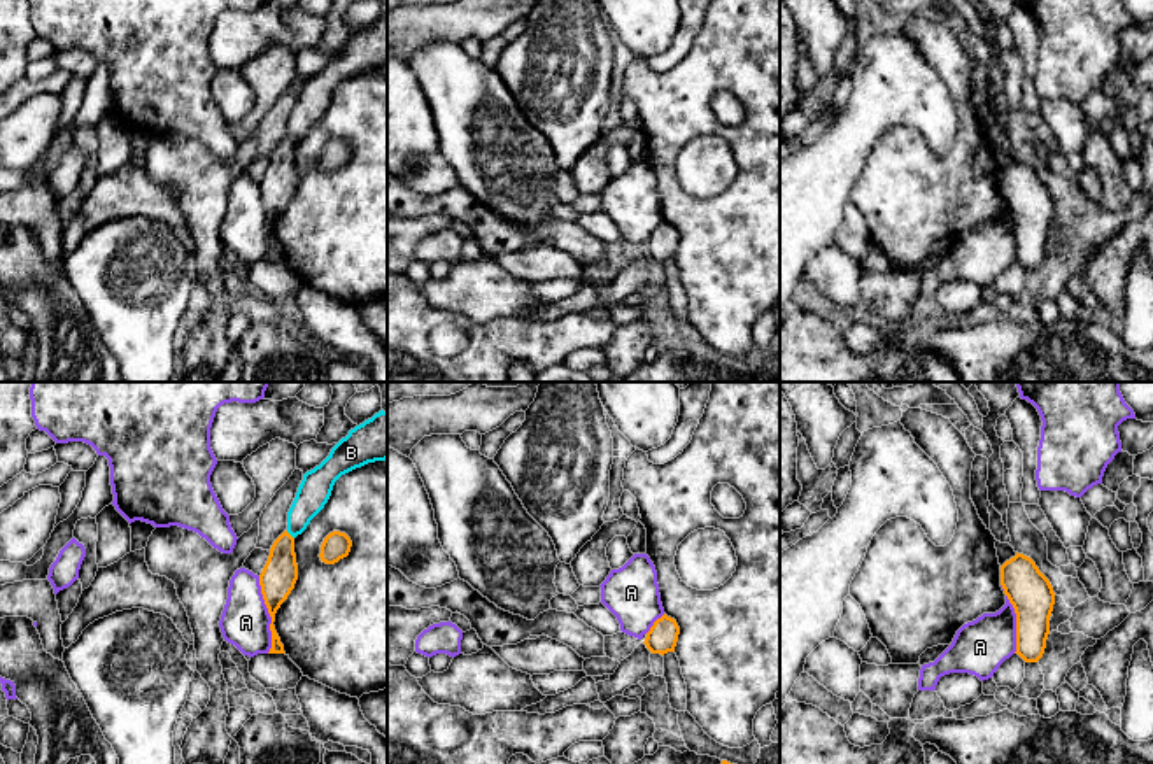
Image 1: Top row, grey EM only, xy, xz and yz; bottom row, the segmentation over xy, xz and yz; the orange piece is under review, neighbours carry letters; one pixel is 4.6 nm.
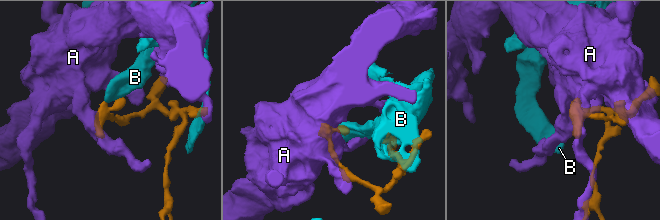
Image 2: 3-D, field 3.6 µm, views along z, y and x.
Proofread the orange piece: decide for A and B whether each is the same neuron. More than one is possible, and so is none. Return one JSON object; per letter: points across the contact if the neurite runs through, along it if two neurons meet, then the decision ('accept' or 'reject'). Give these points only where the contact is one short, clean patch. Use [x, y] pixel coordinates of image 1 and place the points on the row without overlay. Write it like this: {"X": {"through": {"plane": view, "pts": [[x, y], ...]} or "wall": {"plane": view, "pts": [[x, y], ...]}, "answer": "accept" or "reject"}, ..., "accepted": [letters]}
{"A": {"wall": {"plane": "xy", "pts": [[258, 184], [261, 205], [270, 225], [268, 260]]}, "answer": "reject"}, "B": {"wall": {"plane": "xy", "pts": [[286, 139], [293, 146]]}, "answer": "reject"}, "accepted": []}

